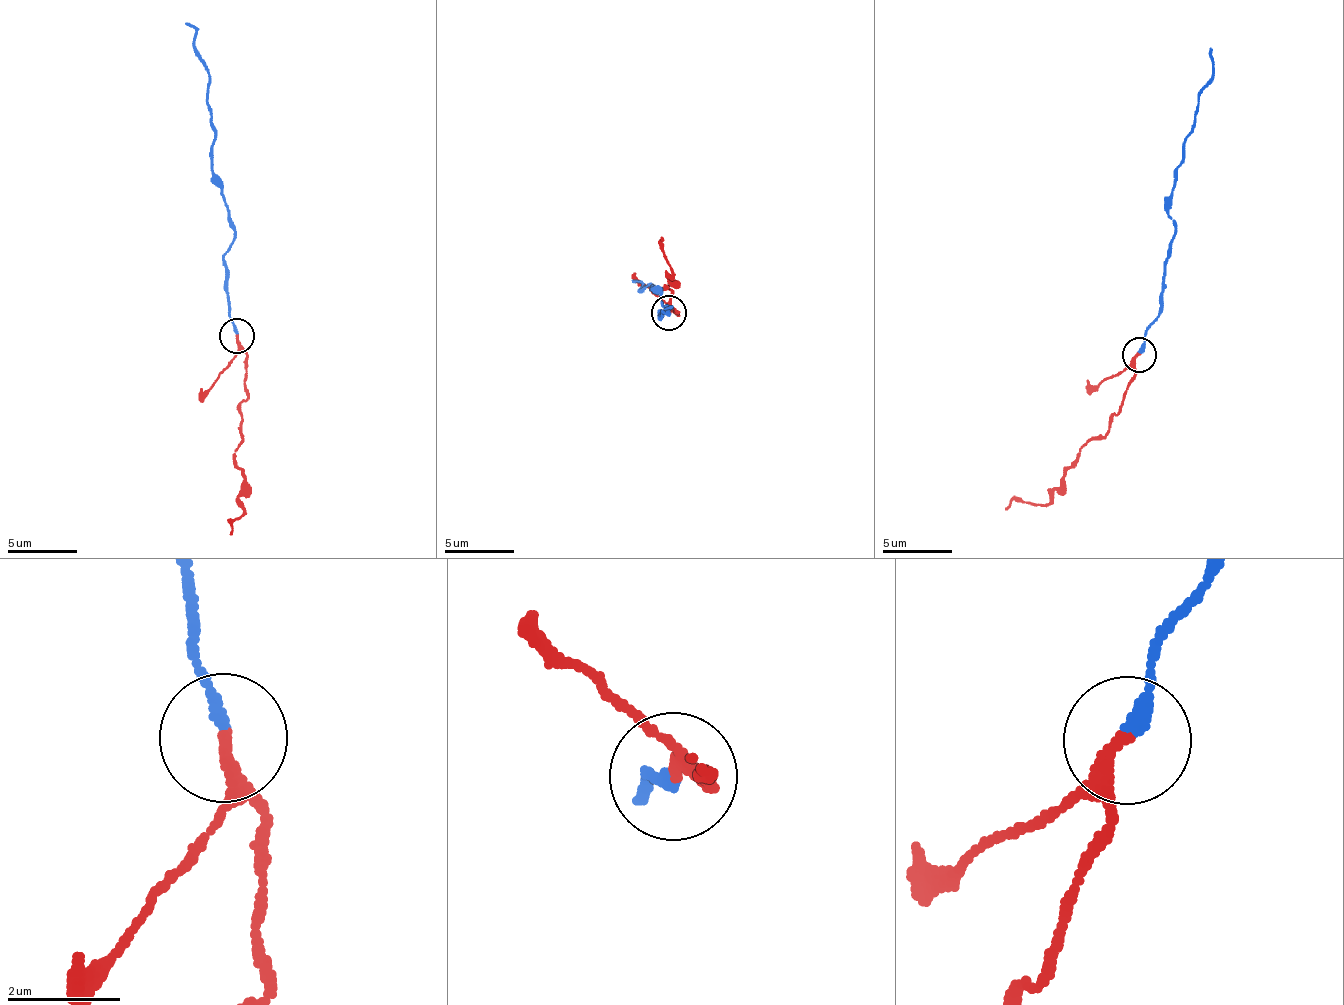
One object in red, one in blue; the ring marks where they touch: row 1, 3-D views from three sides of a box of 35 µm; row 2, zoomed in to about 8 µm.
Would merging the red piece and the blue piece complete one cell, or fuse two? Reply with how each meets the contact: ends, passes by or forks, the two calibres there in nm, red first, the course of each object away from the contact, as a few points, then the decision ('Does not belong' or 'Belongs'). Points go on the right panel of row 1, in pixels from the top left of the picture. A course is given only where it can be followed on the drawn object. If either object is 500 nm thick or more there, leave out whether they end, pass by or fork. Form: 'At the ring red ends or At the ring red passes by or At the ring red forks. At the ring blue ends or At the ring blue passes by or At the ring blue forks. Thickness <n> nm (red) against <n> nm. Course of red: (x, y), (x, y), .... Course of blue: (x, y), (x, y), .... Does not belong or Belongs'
At the ring red passes by. At the ring blue ends. Thickness 140 nm (red) against 200 nm. Course of red: (1140, 353), (1112, 427), (1084, 443), (1081, 455), (1045, 504), (1015, 500), (1004, 510). Course of blue: (1140, 353), (1147, 325), (1161, 307), (1164, 257), (1175, 230), (1169, 200), (1197, 93), (1212, 76), (1209, 46). Belongs

